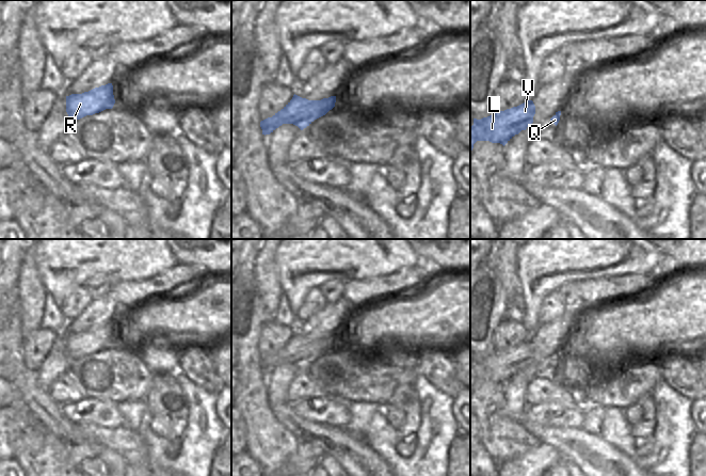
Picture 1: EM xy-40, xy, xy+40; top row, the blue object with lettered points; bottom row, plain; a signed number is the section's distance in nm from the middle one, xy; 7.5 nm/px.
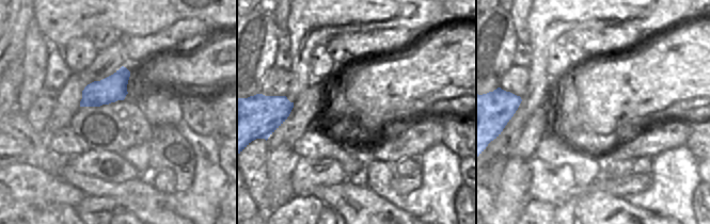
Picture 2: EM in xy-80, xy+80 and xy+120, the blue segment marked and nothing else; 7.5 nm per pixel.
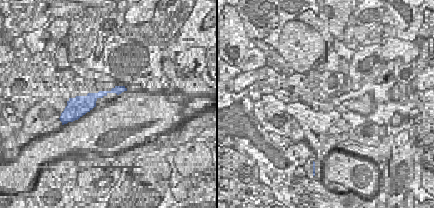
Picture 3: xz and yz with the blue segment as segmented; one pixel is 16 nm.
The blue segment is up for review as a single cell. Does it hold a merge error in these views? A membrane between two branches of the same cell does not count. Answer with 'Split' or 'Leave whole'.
Leave whole

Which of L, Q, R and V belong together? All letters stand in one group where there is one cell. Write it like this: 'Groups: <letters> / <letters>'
Groups: L Q R V

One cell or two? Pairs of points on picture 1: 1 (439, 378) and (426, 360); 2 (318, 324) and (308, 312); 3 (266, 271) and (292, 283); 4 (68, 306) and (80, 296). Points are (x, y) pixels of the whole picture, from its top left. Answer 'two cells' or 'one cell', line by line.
1: one cell
2: two cells
3: two cells
4: one cell

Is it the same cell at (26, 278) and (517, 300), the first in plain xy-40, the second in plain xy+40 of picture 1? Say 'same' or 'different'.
different

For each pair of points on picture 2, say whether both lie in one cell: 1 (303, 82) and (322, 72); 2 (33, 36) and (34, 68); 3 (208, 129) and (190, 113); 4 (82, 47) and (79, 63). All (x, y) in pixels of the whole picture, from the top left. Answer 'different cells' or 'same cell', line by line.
1: different cells
2: same cell
3: same cell
4: same cell

